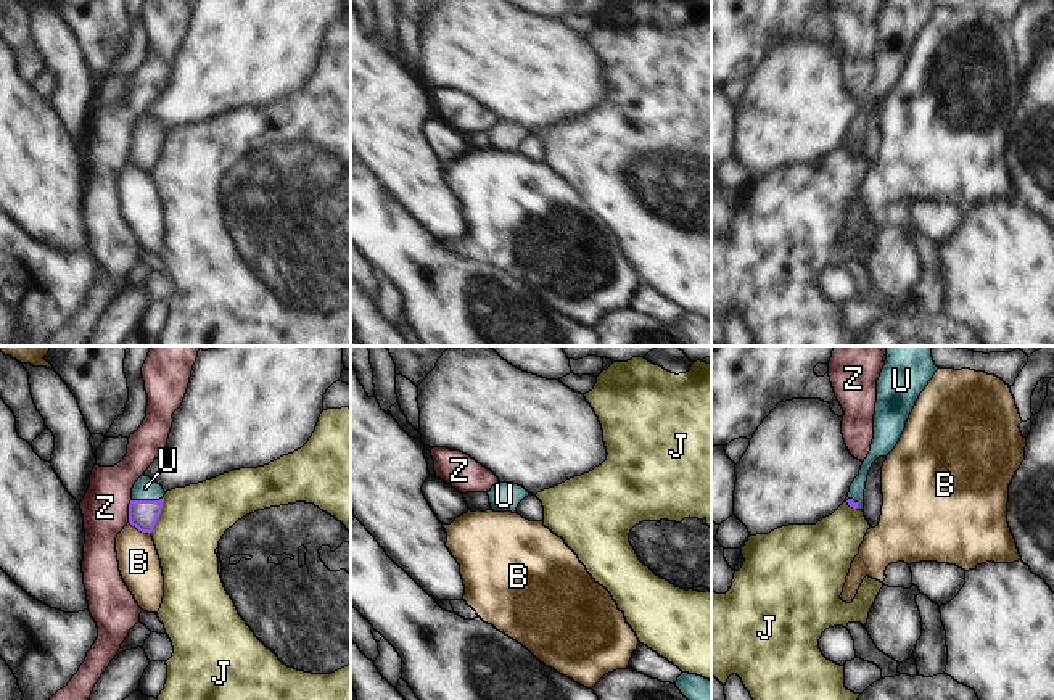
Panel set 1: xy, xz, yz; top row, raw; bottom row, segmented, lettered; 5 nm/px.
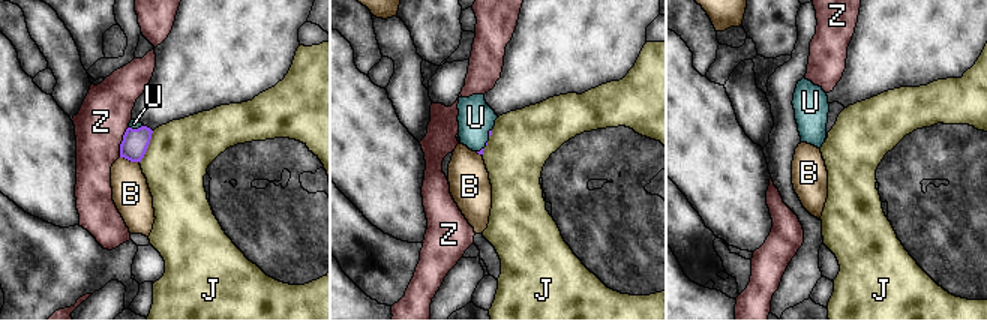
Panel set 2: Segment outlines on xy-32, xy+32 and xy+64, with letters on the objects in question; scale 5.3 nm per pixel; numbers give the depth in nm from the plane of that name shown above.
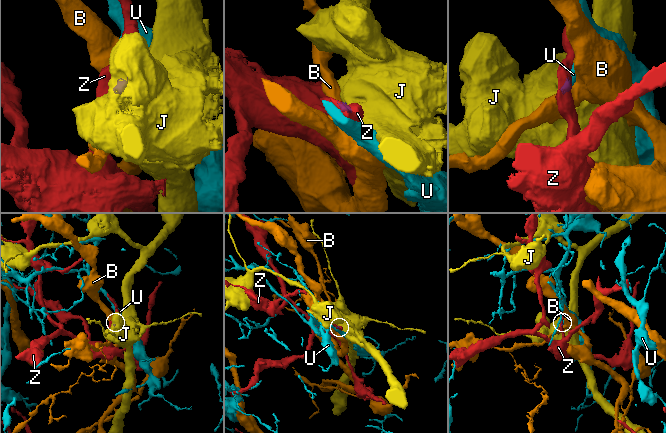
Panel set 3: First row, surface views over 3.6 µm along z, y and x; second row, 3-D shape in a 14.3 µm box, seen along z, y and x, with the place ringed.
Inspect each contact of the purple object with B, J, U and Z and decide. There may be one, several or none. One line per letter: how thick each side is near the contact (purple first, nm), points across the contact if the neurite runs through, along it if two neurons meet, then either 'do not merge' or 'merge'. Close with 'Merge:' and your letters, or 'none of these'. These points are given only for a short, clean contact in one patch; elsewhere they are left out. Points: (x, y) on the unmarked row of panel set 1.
B: calibres 140 and 200 nm; border xy (129, 161), (148, 174); do not merge
J: calibres 140 and 340 nm; border xy (164, 137), (160, 156), (148, 172); do not merge
U: calibres 140 and 110 nm; way xy (142, 153), (147, 140), (145, 127); merge
Z: calibres 140 and 240 nm; border xy (131, 139), (127, 161); do not merge
Merge: U

